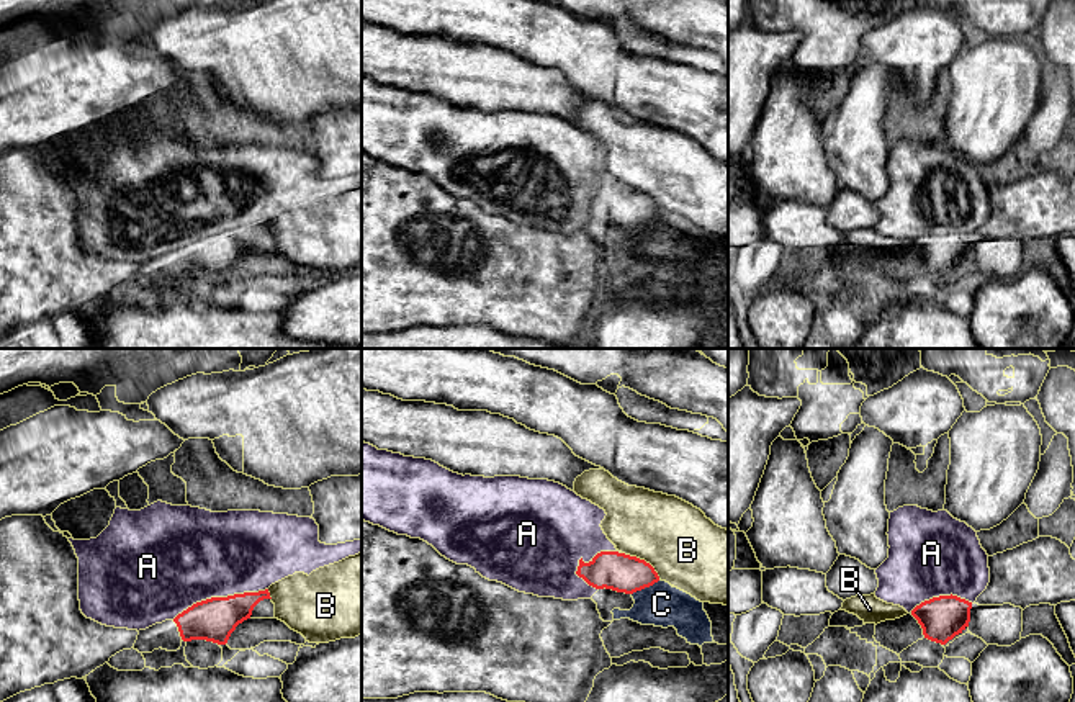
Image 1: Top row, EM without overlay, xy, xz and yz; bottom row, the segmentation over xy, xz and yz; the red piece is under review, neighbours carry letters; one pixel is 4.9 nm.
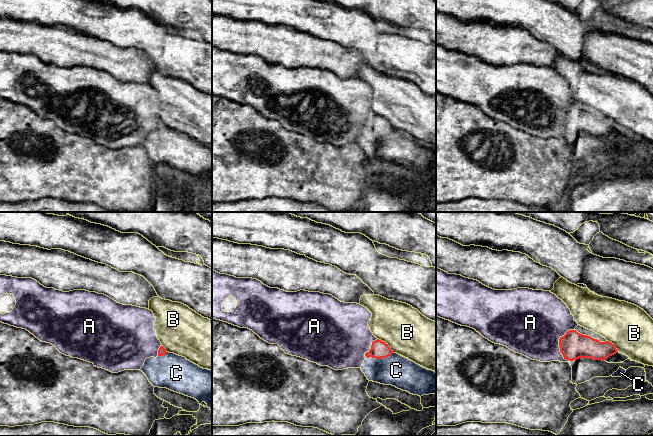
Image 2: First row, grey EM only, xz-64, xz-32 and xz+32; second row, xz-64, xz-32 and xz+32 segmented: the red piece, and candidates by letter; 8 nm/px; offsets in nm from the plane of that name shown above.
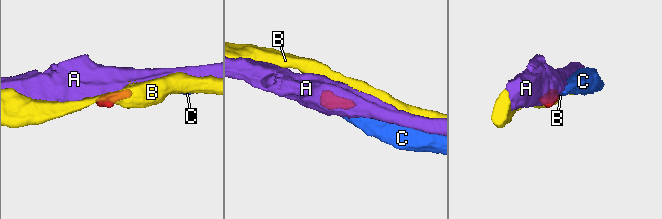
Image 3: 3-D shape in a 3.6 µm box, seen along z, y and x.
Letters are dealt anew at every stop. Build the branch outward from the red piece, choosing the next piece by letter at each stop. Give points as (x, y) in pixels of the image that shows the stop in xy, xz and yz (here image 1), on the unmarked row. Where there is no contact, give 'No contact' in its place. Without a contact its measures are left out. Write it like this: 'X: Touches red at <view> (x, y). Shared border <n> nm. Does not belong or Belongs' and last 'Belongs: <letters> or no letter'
A: Touches red at xy (220, 231). Shared border 500 nm. Does not belong
B: Touches red at xz (643, 193). Shared border 240 nm. Does not belong
C: Touches red at xz (645, 220). Shared border 160 nm. Belongs
Belongs: C

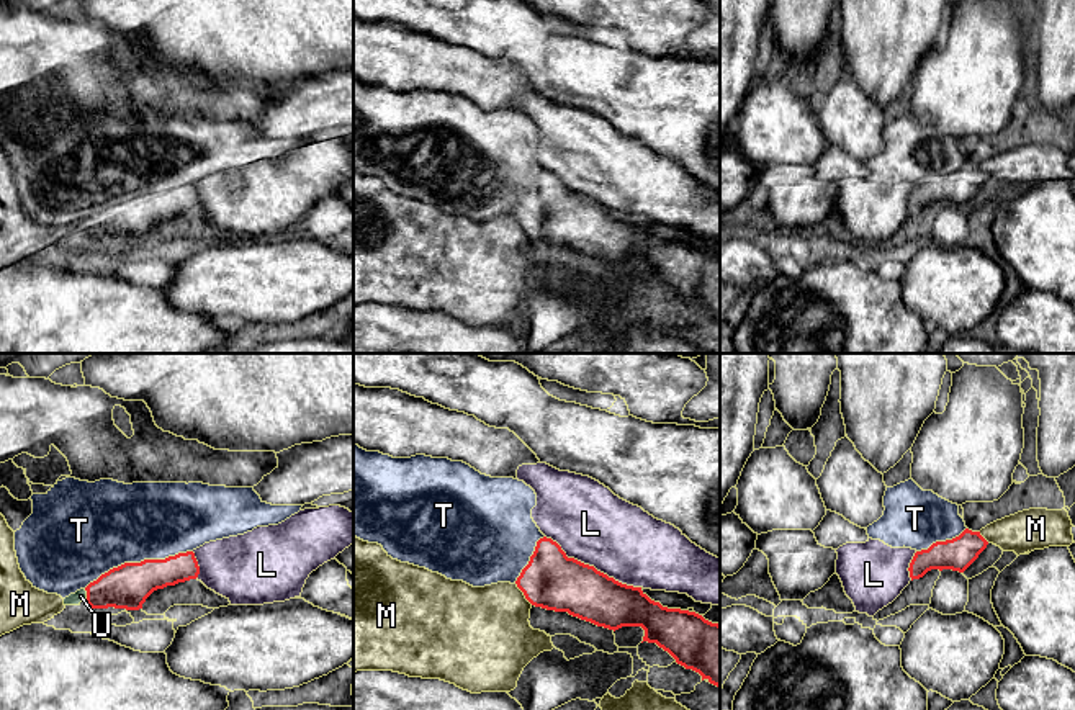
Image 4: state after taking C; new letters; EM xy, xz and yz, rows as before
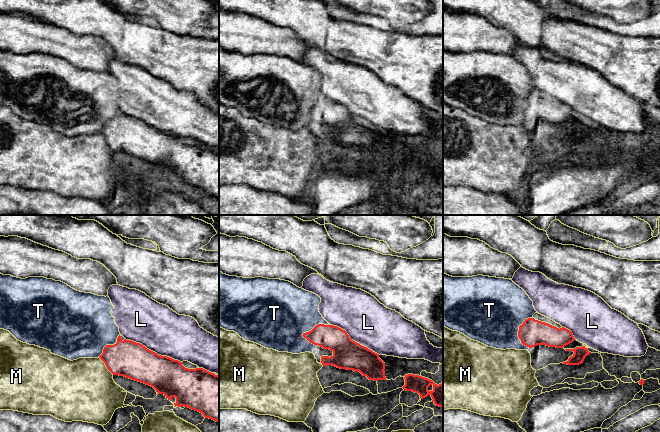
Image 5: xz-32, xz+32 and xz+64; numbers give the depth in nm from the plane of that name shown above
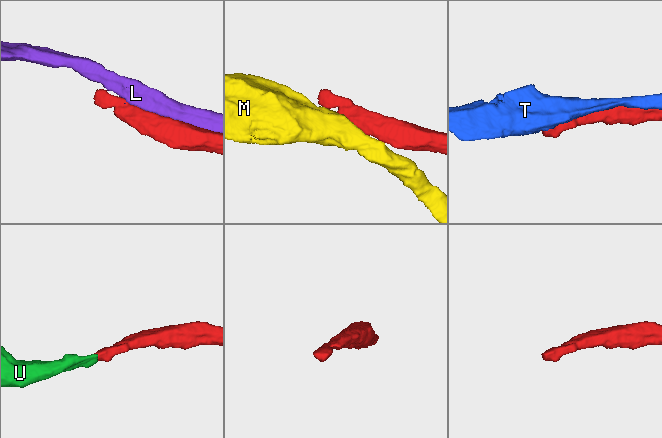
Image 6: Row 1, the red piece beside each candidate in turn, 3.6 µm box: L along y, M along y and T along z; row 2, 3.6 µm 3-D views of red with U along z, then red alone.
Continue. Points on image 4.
L: Touches red at xz (593, 200). Shared border 550 nm. Does not belong
M: Touches red at xz (524, 228). Shared border 140 nm. Does not belong
T: Touches red at xy (138, 197). Shared border 550 nm. Does not belong
U: Touches red at xy (87, 229). Shared border 70 nm. Belongs
Belongs: U

